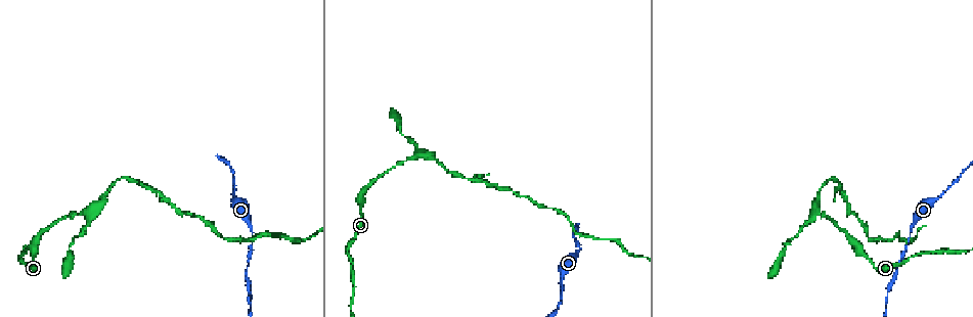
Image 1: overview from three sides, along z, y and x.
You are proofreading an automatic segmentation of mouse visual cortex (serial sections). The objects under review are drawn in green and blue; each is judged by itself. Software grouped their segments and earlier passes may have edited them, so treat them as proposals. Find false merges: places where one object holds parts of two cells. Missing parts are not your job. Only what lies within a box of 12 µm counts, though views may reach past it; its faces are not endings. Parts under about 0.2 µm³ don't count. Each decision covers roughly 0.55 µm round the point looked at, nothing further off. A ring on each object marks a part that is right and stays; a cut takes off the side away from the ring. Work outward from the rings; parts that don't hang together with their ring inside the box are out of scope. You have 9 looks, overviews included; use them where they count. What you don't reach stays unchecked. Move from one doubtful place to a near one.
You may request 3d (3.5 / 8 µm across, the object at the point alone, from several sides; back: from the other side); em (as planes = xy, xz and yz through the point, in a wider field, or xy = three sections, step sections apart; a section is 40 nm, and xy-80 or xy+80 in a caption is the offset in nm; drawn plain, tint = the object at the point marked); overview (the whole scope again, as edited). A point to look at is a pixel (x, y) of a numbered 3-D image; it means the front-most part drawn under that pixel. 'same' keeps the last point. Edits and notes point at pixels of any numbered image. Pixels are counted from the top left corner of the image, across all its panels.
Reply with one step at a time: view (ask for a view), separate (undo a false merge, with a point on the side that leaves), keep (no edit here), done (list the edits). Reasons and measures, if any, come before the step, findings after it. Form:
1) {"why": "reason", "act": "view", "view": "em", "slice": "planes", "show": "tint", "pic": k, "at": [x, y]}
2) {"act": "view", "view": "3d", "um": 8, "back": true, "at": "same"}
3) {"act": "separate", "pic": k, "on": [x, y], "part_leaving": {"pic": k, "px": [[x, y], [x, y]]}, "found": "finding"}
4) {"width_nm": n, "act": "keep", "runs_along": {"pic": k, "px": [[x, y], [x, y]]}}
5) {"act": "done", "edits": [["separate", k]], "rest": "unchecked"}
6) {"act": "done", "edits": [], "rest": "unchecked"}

{"why": "sudden change in width", "act": "view", "view": "3d", "um": 3.5, "pic": 1, "at": [252, 230]}

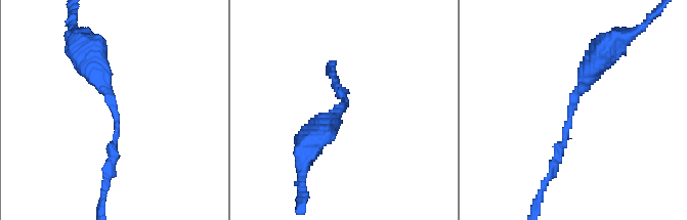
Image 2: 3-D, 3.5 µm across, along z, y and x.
{"why": "now the EM", "act": "view", "view": "em", "slice": "xy", "step": 3, "show": "tint", "pic": 2, "at": [113, 113]}

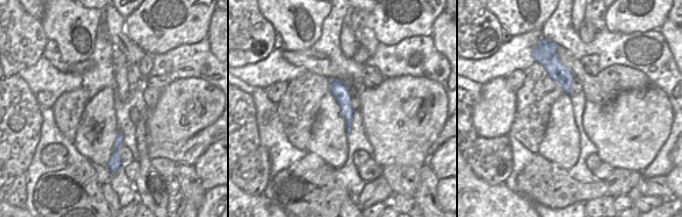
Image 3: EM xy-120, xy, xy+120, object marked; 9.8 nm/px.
{"act": "keep", "runs_along": {"pic": 3, "px": [[332, 82], [344, 99], [348, 128]]}, "found": "all the same cell"}

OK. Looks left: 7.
{"act": "view", "view": "3d", "um": 3.5, "pic": 1, "at": [233, 191]}

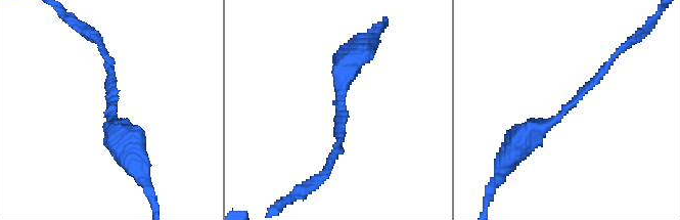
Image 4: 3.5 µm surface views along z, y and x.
{"arm_widths_nm": [150, 350], "act": "view", "view": "em", "slice": "xy", "step": 1, "show": "tint", "pic": 4, "at": [111, 107]}

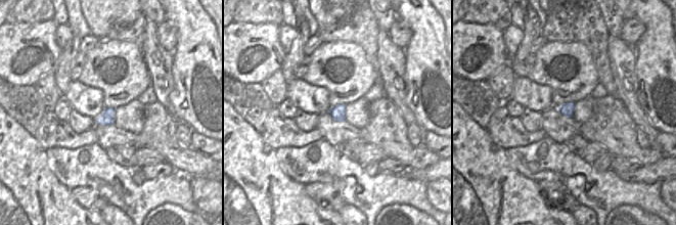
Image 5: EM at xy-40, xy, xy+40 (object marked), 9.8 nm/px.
{"width_nm": 140, "act": "keep", "runs_along": {"pic": 4, "px": [[515, 149], [531, 130], [568, 108], [615, 55]]}, "found": "one cell here"}

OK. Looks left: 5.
{"why": "sharp bend", "act": "view", "view": "3d", "um": 8, "pic": 1, "at": [421, 156]}

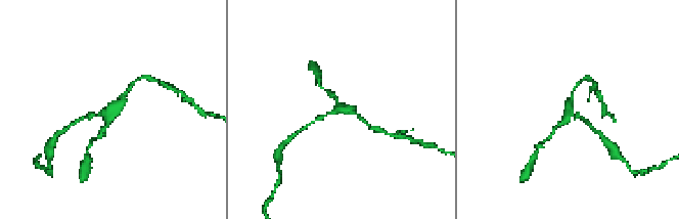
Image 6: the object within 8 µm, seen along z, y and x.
{"act": "view", "view": "em", "slice": "xy", "step": 3, "show": "tint", "pic": 6, "at": [342, 110]}

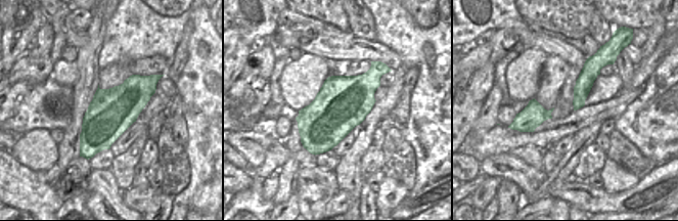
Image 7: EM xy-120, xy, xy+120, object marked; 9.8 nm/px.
{"act": "keep", "runs_along": {"pic": 7, "px": [[590, 60], [590, 72], [576, 106]]}, "found": "all the same cell"}

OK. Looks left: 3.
{"why": "narrows sharply", "act": "view", "view": "3d", "um": 3.5, "pic": 1, "at": [224, 237]}

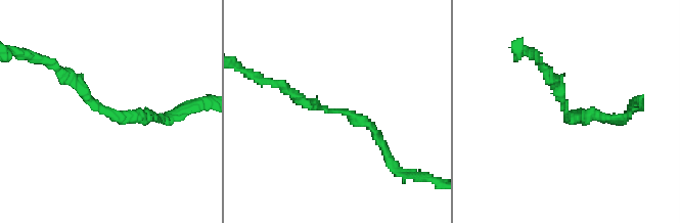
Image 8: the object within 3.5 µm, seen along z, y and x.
{"arm_widths_nm": [150, 150], "act": "view", "view": "em", "slice": "planes", "show": "tint", "pic": 8, "at": [338, 111]}

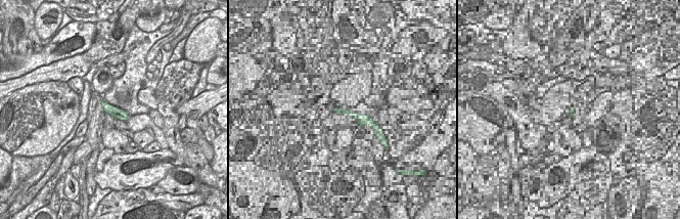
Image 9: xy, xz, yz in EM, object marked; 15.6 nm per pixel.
{"act": "keep", "runs_along": {"pic": 8, "px": [[288, 91], [367, 123], [387, 148]]}, "found": "all the same cell"}

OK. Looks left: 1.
{"act": "done", "edits": [], "rest": "unchecked"}

